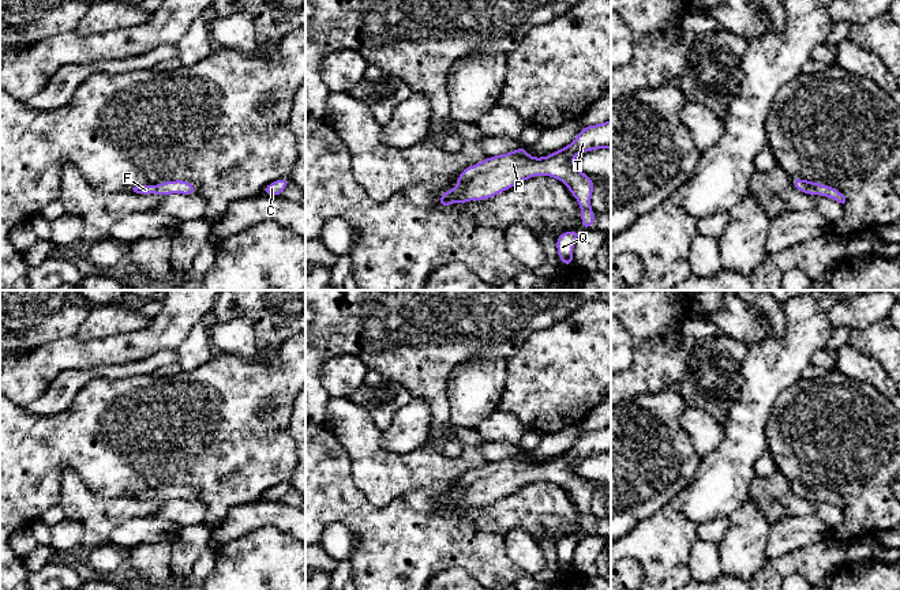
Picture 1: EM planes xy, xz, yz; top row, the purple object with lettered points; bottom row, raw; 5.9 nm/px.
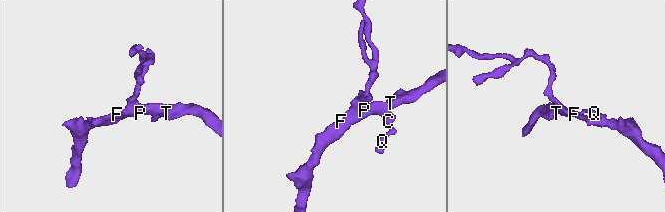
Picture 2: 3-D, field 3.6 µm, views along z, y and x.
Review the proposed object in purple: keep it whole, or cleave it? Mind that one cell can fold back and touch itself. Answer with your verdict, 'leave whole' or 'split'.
leave whole

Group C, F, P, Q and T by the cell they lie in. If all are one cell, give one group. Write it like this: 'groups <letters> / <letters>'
groups C F P Q T

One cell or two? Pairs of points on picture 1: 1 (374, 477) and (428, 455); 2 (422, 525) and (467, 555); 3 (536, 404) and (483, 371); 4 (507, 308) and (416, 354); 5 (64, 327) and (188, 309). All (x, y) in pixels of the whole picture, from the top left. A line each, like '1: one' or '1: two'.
1: one
2: one
3: two
4: one
5: two

